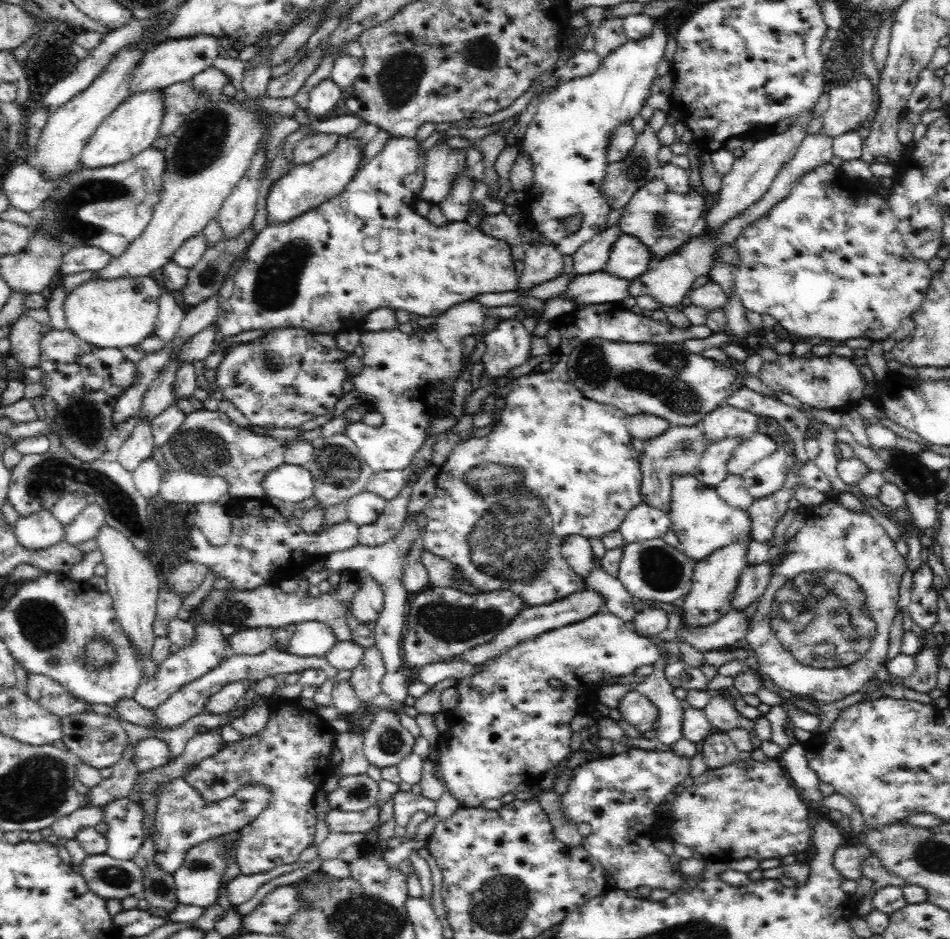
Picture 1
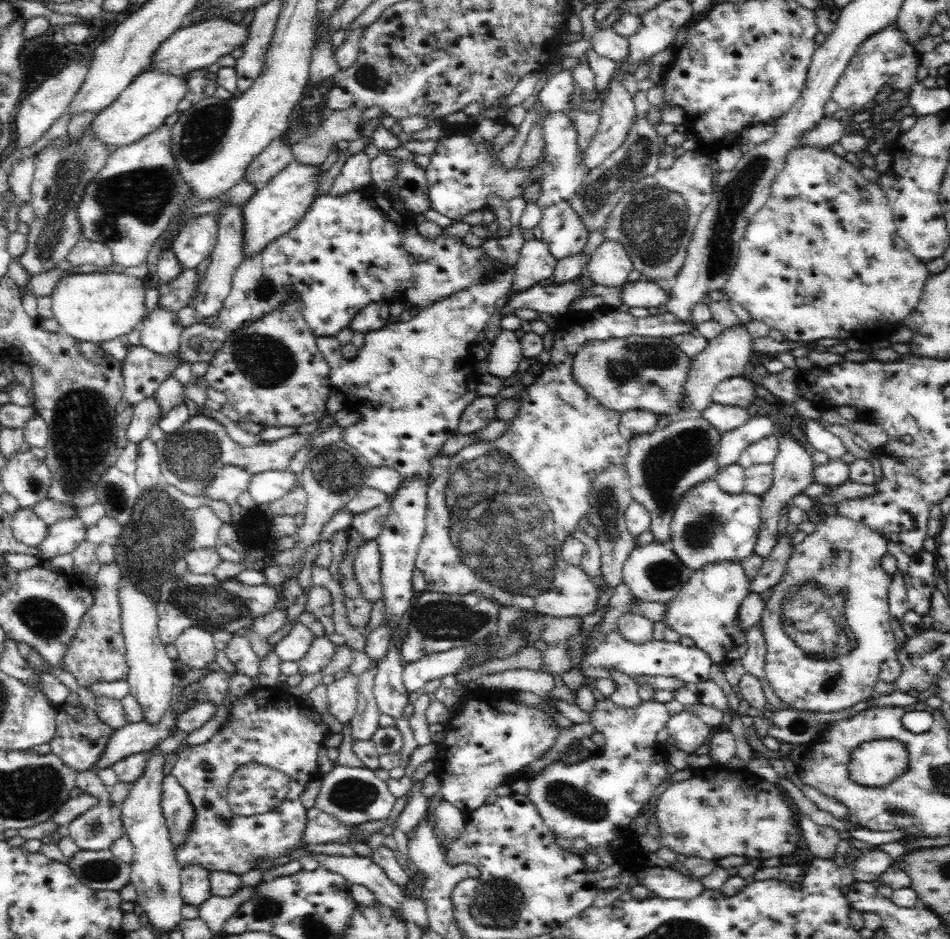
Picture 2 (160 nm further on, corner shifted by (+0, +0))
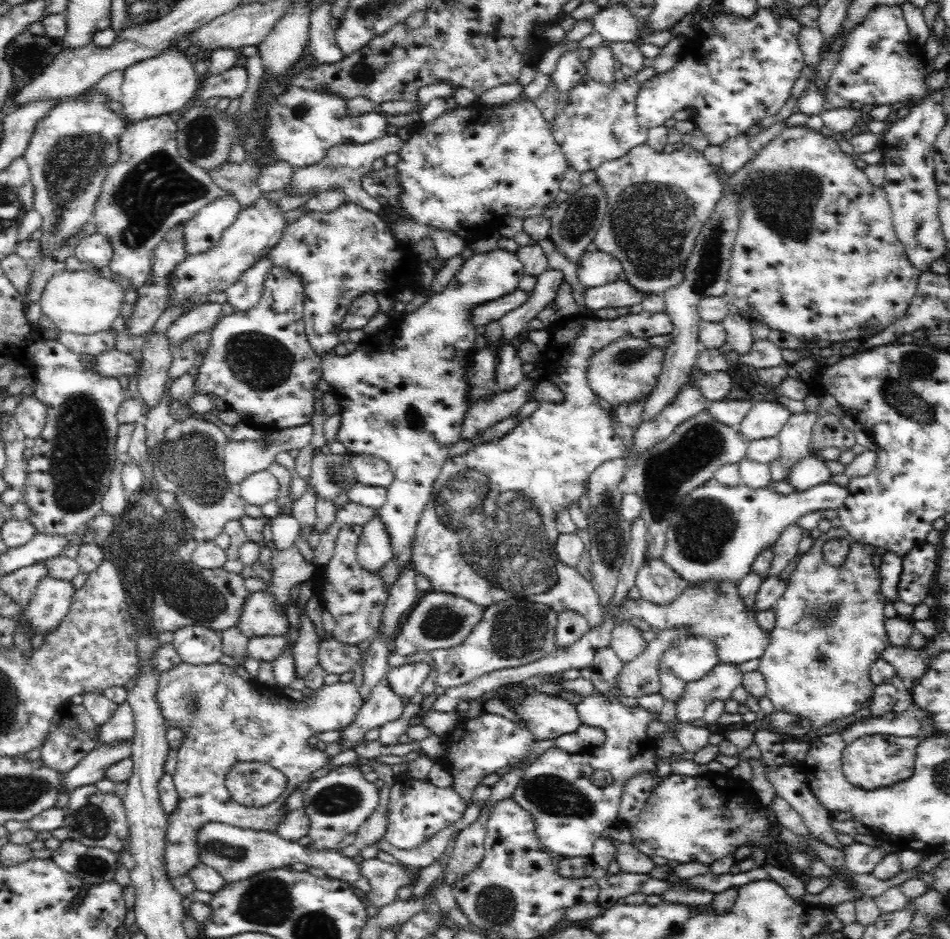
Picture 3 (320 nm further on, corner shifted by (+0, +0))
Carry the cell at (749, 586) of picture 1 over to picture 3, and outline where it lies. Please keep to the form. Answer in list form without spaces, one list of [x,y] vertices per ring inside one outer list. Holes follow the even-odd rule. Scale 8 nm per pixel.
[[[797,523],[787,526],[780,534],[773,549],[773,561],[767,576],[776,576],[786,568],[790,560],[799,554],[798,544],[802,540],[803,528]]]

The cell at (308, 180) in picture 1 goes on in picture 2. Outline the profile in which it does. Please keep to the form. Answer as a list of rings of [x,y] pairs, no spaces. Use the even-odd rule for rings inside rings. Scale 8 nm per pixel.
[[[290,161],[264,188],[256,189],[254,194],[243,205],[242,219],[244,222],[244,237],[242,255],[245,260],[262,253],[266,246],[276,242],[295,228],[304,217],[308,207],[314,201],[314,190],[318,188],[318,176],[325,166],[306,166],[298,161]]]

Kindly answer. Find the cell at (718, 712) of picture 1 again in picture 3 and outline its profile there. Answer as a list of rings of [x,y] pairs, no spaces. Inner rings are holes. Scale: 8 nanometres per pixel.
[[[718,663],[695,682],[686,683],[685,692],[676,704],[676,719],[689,723],[702,719],[712,701],[726,701],[736,687],[743,686],[743,674],[738,664]]]

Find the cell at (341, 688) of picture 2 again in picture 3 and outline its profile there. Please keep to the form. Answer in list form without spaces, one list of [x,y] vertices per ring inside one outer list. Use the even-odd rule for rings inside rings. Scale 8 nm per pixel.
[[[218,661],[200,665],[180,662],[178,666],[158,673],[155,702],[158,702],[167,728],[179,728],[183,731],[182,745],[178,749],[178,765],[171,776],[174,789],[178,793],[178,802],[174,806],[175,809],[166,815],[164,854],[162,854],[164,875],[170,880],[186,875],[194,864],[200,863],[196,841],[205,823],[220,822],[237,828],[275,833],[287,814],[280,808],[284,806],[286,798],[295,792],[296,784],[306,781],[313,772],[324,768],[332,760],[324,751],[308,746],[306,742],[308,738],[318,736],[322,732],[340,731],[346,728],[356,719],[361,705],[365,704],[353,682],[346,684],[340,681],[330,686],[322,686],[302,702],[295,702],[285,696],[282,689],[268,687],[257,681],[244,681],[234,671],[234,667]],[[246,762],[264,763],[282,772],[286,777],[286,788],[270,804],[264,804],[260,808],[242,806],[232,798],[224,785],[230,770]]]

